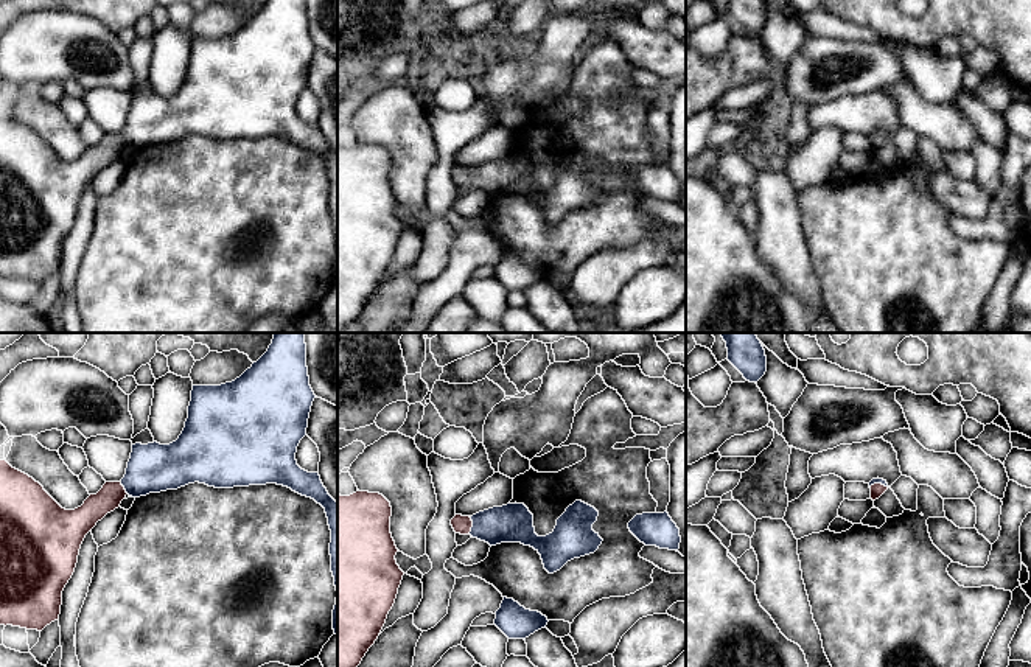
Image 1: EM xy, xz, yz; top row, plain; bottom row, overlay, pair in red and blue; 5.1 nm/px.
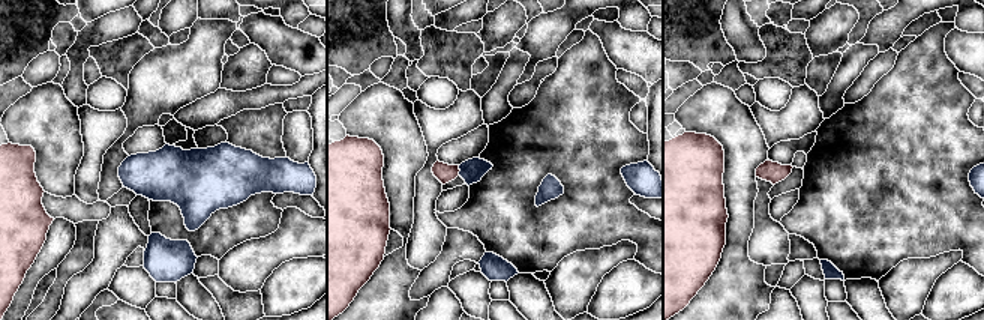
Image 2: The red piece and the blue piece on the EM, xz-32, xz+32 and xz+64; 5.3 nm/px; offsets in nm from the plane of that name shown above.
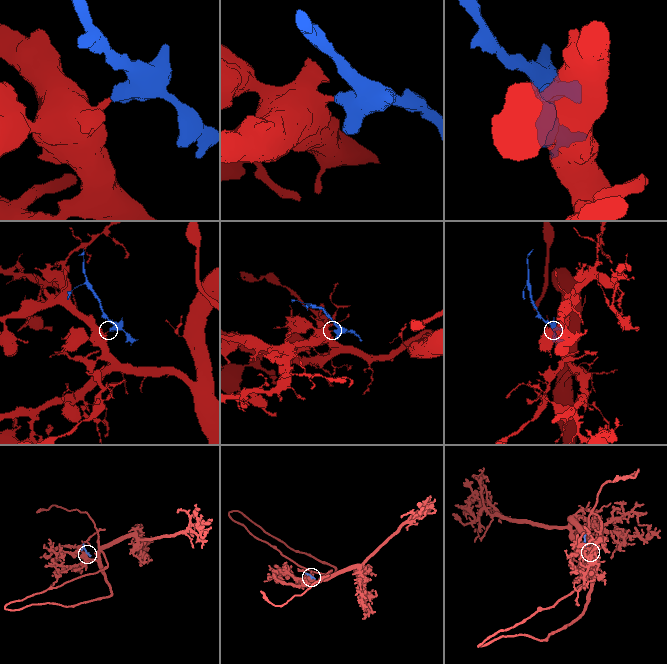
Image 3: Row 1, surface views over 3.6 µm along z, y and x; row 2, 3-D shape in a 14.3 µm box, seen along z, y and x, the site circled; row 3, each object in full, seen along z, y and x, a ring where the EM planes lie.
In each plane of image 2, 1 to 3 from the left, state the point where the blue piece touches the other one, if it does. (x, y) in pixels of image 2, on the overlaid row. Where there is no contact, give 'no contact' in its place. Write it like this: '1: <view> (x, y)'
1: no contact
2: xz+32 (459, 170)
3: no contact

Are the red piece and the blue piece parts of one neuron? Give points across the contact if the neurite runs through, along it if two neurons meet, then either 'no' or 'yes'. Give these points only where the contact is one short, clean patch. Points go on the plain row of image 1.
across xz (462, 176), (471, 178), (513, 174) | yes

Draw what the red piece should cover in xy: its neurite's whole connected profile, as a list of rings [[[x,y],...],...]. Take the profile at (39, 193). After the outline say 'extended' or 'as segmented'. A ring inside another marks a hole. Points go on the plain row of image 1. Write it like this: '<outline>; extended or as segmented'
[[[267,0],[235,33],[221,37],[193,37],[188,70],[179,90],[170,96],[157,93],[132,96],[124,129],[120,134],[106,134],[96,146],[90,146],[75,162],[62,160],[39,134],[12,120],[6,112],[0,112],[0,277],[42,283],[58,272],[62,243],[75,224],[84,190],[96,174],[118,160],[128,146],[140,149],[149,145],[177,141],[194,134],[215,140],[277,135],[320,155],[331,182],[331,224],[337,243],[337,154],[328,146],[319,124],[302,121],[295,112],[297,98],[306,87],[314,50],[306,19],[306,0]]]; extended

